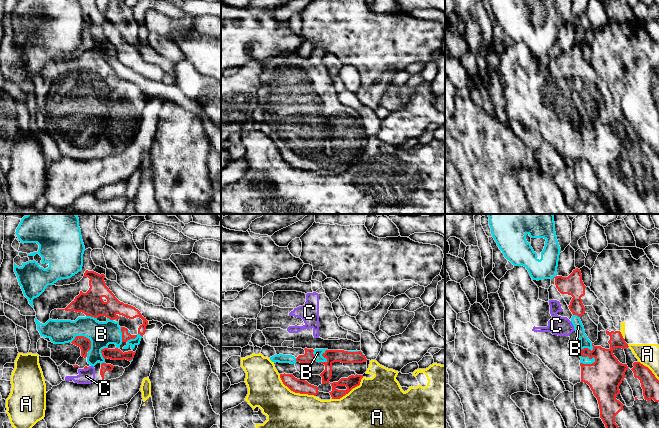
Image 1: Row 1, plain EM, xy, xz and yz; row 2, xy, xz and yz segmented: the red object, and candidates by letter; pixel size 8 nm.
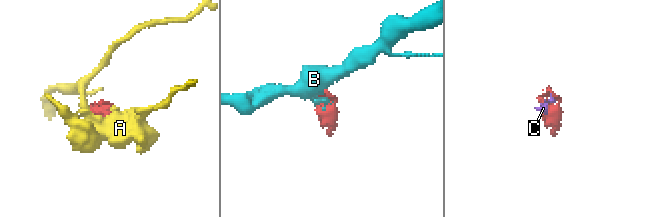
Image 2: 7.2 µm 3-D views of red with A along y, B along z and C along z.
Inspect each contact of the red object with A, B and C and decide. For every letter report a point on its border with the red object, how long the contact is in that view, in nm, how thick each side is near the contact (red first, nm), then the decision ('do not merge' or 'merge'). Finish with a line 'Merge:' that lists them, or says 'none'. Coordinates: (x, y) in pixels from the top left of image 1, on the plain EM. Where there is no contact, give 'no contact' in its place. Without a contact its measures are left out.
A: xz (295, 168) | 340 nm | 120/480 nm | do not merge
B: yz (585, 132) | 190 nm | 280/80 nm | do not merge
C: xy (86, 144) | 40 nm | 20/130 nm | merge
Merge: C

